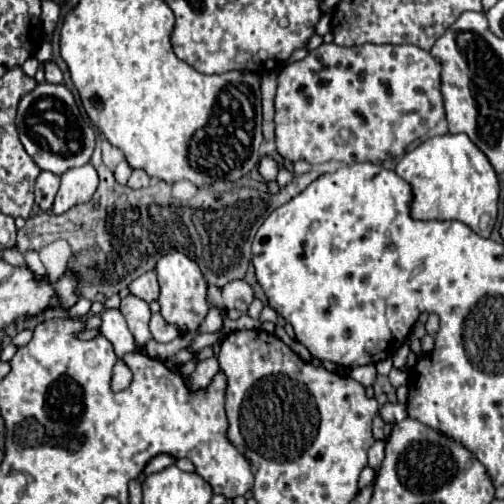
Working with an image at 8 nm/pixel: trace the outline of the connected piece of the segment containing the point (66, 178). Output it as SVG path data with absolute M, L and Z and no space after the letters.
M90 163L68 169L62 175L62 185L58 189L52 213L62 215L80 203L88 203L96 193L96 187L98 187L98 173Z

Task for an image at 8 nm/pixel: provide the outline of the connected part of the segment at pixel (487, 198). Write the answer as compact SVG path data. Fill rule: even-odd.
M448 133L426 139L420 147L398 161L396 173L412 187L412 219L456 219L468 225L474 233L490 237L498 217L500 185L488 157L464 133Z

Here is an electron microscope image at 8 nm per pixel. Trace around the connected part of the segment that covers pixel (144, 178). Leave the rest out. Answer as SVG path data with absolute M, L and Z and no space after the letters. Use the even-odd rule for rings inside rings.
M134 169L134 171L132 171L132 177L128 179L128 185L134 187L134 189L148 187L148 183L150 183L150 177L148 177L148 173L142 171L142 169Z

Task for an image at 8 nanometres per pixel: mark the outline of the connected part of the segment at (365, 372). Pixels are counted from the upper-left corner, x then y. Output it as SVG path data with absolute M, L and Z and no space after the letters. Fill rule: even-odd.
M362 365L362 367L354 367L350 371L350 377L354 381L358 381L362 387L372 387L376 381L376 367L374 365Z

